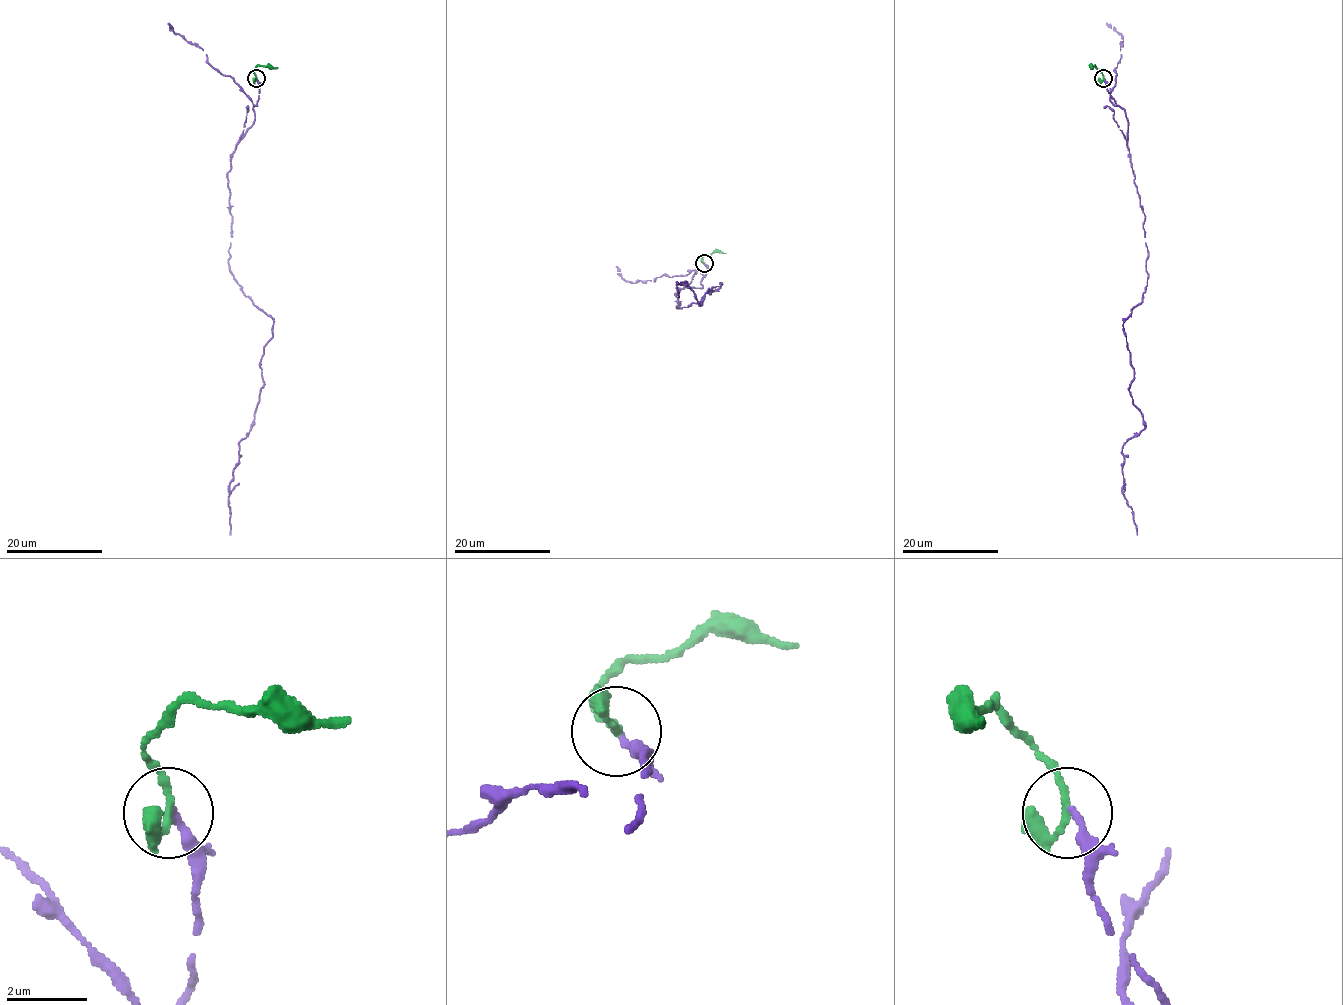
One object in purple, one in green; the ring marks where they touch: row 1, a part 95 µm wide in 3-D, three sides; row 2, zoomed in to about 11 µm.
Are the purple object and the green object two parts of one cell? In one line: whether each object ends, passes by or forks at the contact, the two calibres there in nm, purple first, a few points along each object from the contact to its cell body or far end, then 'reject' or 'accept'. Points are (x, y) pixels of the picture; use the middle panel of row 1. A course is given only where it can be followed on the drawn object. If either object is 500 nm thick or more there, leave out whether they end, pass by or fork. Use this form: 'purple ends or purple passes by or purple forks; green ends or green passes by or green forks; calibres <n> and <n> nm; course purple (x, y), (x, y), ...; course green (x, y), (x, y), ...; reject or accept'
purple ends; green passes by; calibres 160 and 160 nm; course purple (704, 263), (703, 286), (680, 290), (676, 308), (721, 285), (700, 304), (677, 282), (677, 297); course green (704, 263), (701, 259), (705, 255), (725, 253); accept

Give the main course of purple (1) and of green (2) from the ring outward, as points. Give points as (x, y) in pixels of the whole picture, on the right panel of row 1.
1: (1103, 79), (1125, 112), (1148, 249), (1146, 291), (1123, 324), (1129, 392), (1144, 427), (1122, 454), (1137, 534)
2: (1103, 79), (1099, 69), (1093, 67)

